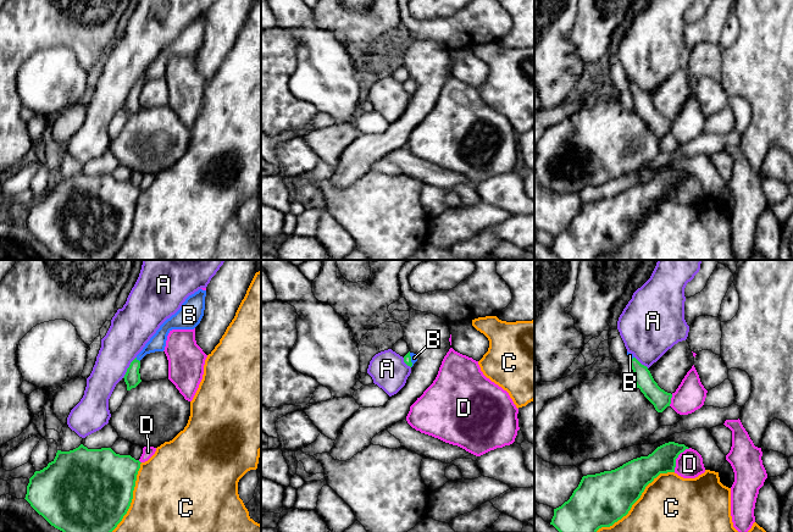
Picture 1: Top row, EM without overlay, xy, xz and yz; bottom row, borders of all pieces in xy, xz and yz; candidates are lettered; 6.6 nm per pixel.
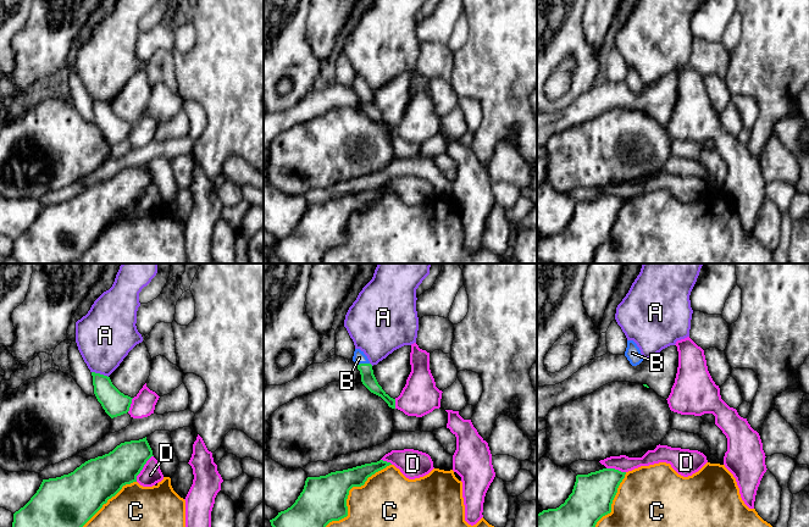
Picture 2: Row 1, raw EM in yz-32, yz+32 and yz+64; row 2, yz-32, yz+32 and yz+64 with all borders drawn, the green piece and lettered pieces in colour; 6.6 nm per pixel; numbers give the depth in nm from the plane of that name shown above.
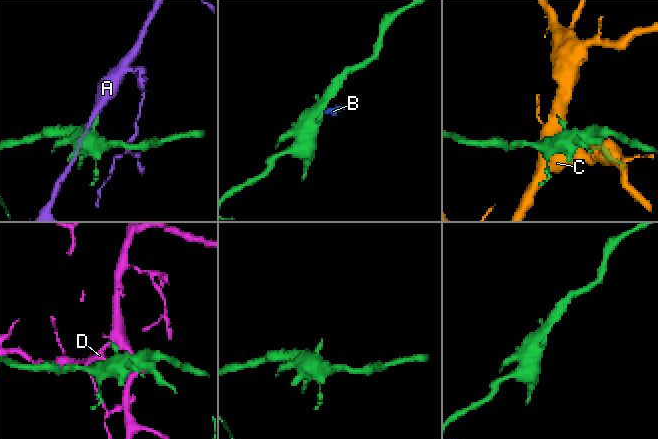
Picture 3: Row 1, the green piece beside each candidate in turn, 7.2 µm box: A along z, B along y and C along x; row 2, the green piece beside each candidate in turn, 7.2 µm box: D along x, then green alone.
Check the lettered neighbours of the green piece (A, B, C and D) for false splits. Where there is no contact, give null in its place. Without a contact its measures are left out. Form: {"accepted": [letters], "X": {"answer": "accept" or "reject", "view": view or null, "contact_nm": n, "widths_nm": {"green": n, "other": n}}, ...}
{"accepted": ["B"], "A": {"answer": "reject", "view": "xy", "contact_nm": 170, "widths_nm": {"green": 110, "other": 280}}, "B": {"answer": "accept", "view": "xy", "contact_nm": 40, "widths_nm": {"green": 110, "other": 110}}, "C": {"answer": "reject", "view": "yz", "contact_nm": 650, "widths_nm": {"green": 340, "other": 380}}, "D": {"answer": "reject", "view": "yz", "contact_nm": 190, "widths_nm": {"green": 180, "other": 180}}}

